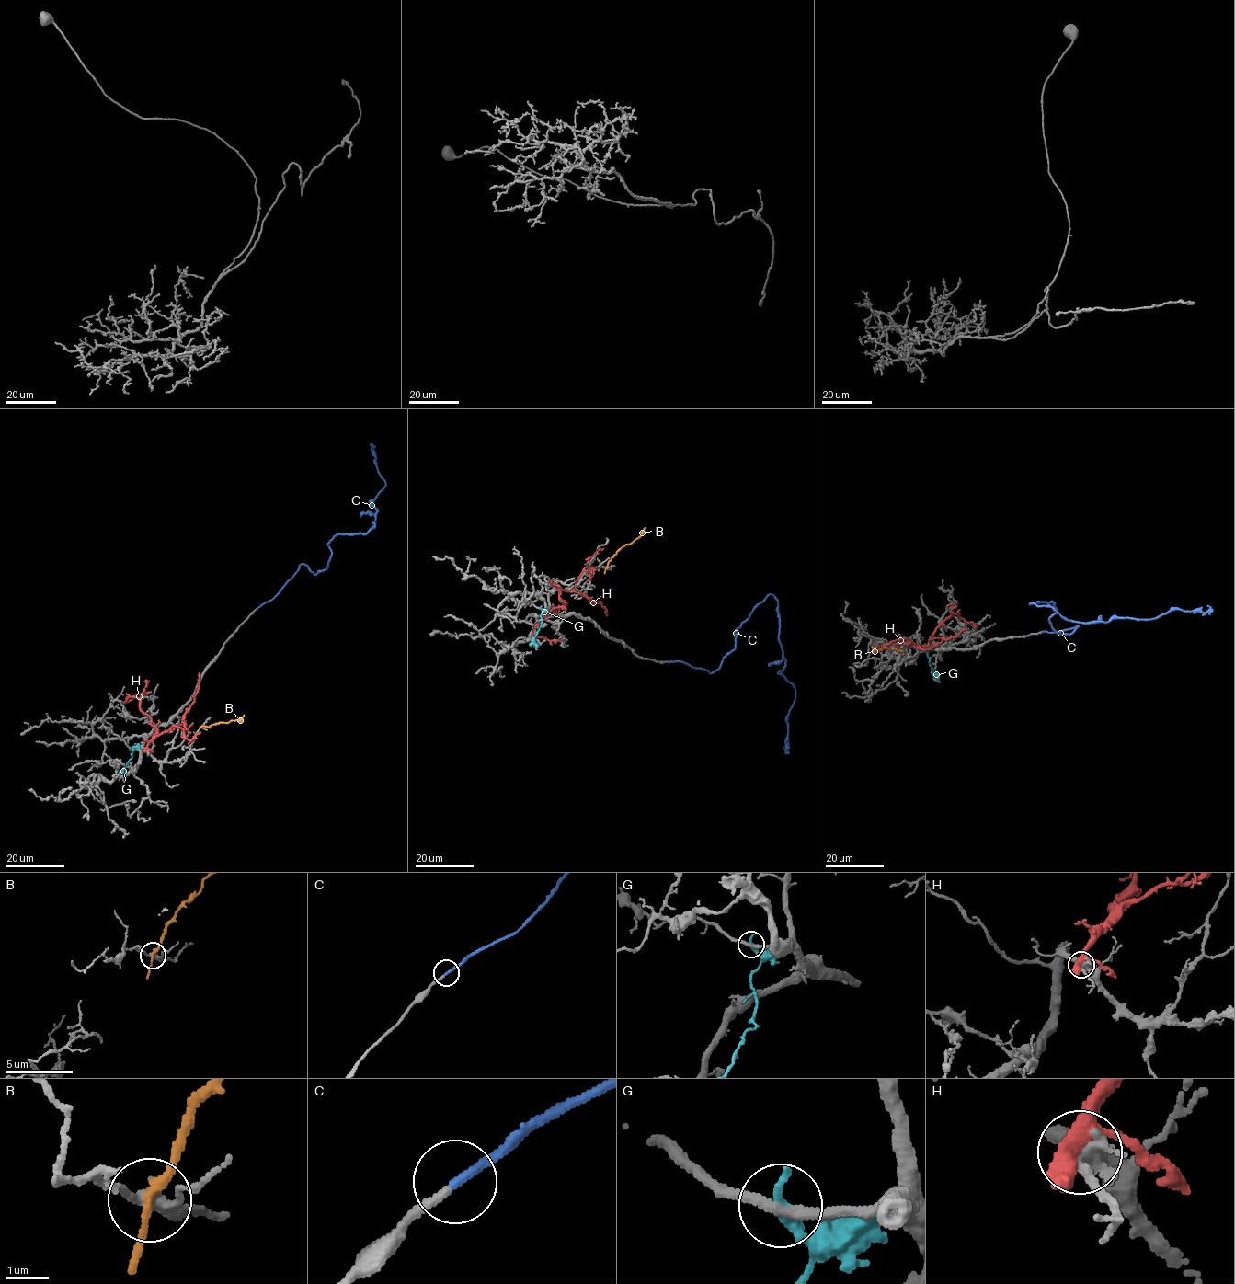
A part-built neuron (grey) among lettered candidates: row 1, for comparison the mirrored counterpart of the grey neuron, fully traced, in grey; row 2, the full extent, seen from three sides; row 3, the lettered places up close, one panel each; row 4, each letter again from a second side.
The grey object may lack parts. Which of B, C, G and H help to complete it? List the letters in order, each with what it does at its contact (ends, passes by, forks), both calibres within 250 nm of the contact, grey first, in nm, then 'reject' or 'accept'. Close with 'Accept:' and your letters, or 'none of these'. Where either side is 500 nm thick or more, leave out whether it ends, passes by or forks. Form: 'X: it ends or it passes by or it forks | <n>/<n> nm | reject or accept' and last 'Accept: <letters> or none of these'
B: it passes by | 240/200 nm | reject
C: it ends | 190/200 nm | accept
G: it ends | 240/280 nm | reject
H: it forks | 400/360 nm | reject
Accept: C

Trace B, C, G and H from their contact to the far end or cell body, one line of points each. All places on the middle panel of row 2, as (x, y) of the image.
B: (606, 568), (618, 550), (641, 536), (646, 527)
C: (667, 661), (713, 672), (735, 648), (737, 628), (772, 595), (785, 665), (781, 675), (795, 691), (783, 748)
G: (541, 608), (542, 626), (533, 639), (536, 648)
H: (552, 583), (565, 605), (549, 611), (532, 635), (550, 641), (560, 639)

